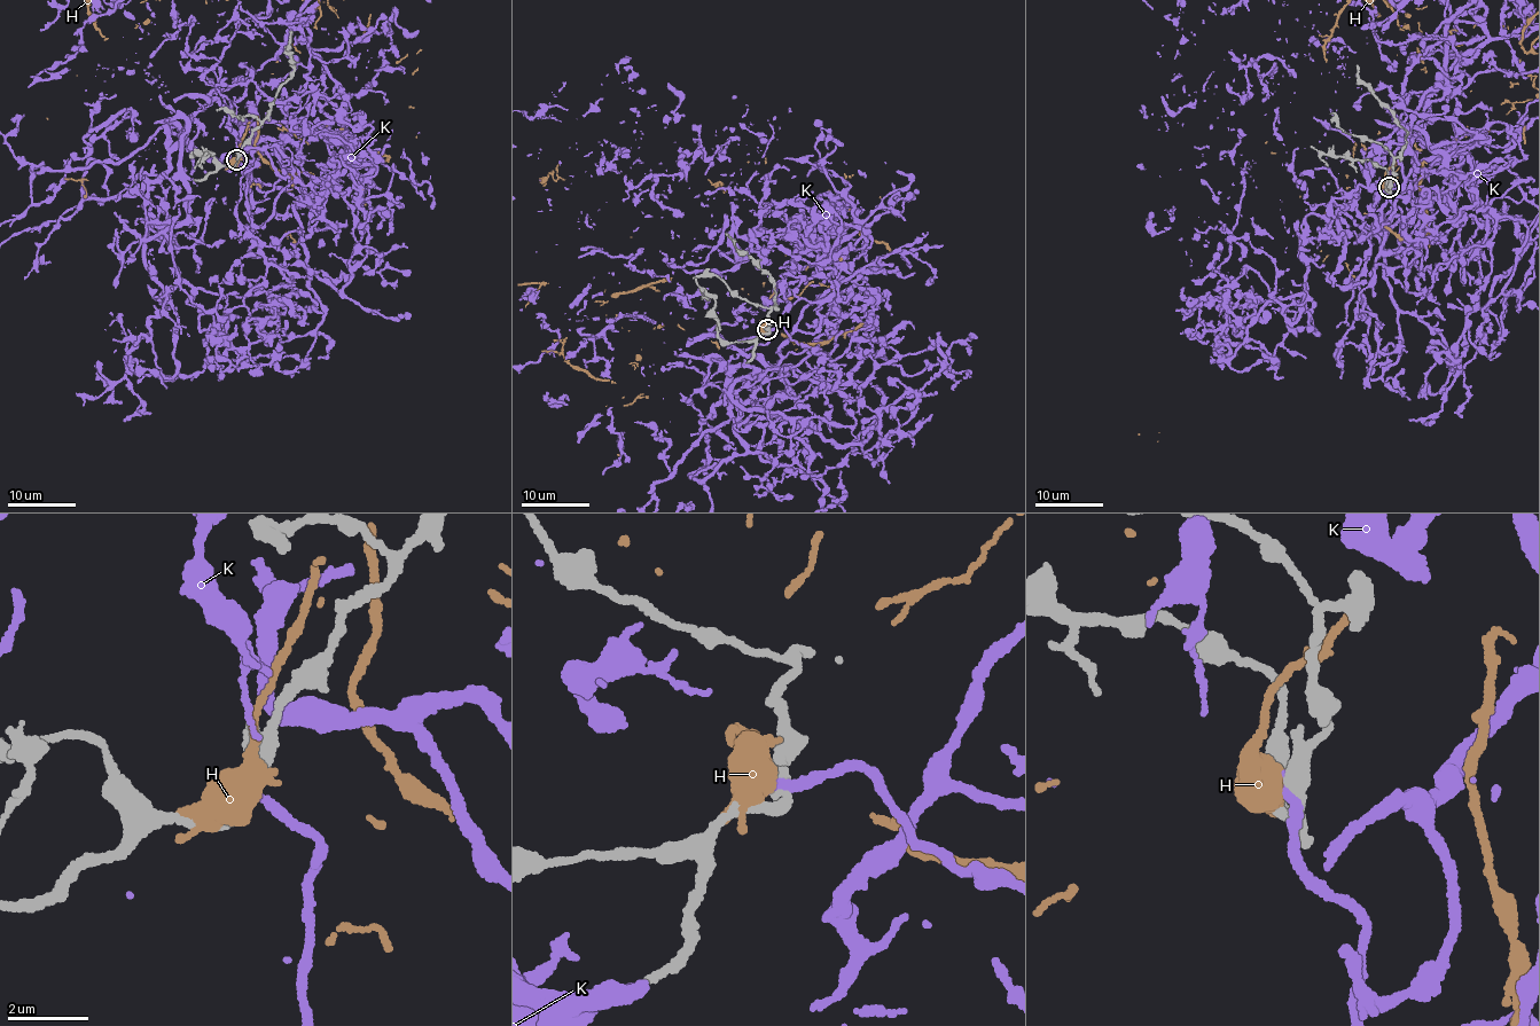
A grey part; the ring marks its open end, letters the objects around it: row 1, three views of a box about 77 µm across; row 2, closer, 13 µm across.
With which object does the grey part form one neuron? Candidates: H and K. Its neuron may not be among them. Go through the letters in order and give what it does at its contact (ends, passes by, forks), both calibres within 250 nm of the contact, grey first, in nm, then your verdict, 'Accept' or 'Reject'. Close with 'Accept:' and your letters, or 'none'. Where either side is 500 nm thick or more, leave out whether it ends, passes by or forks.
H: Thickness 220 nm (grey) against 650 nm. Reject
K: It ends there. Thickness 360 nm (grey) against 280 nm. Accept
Accept: K

